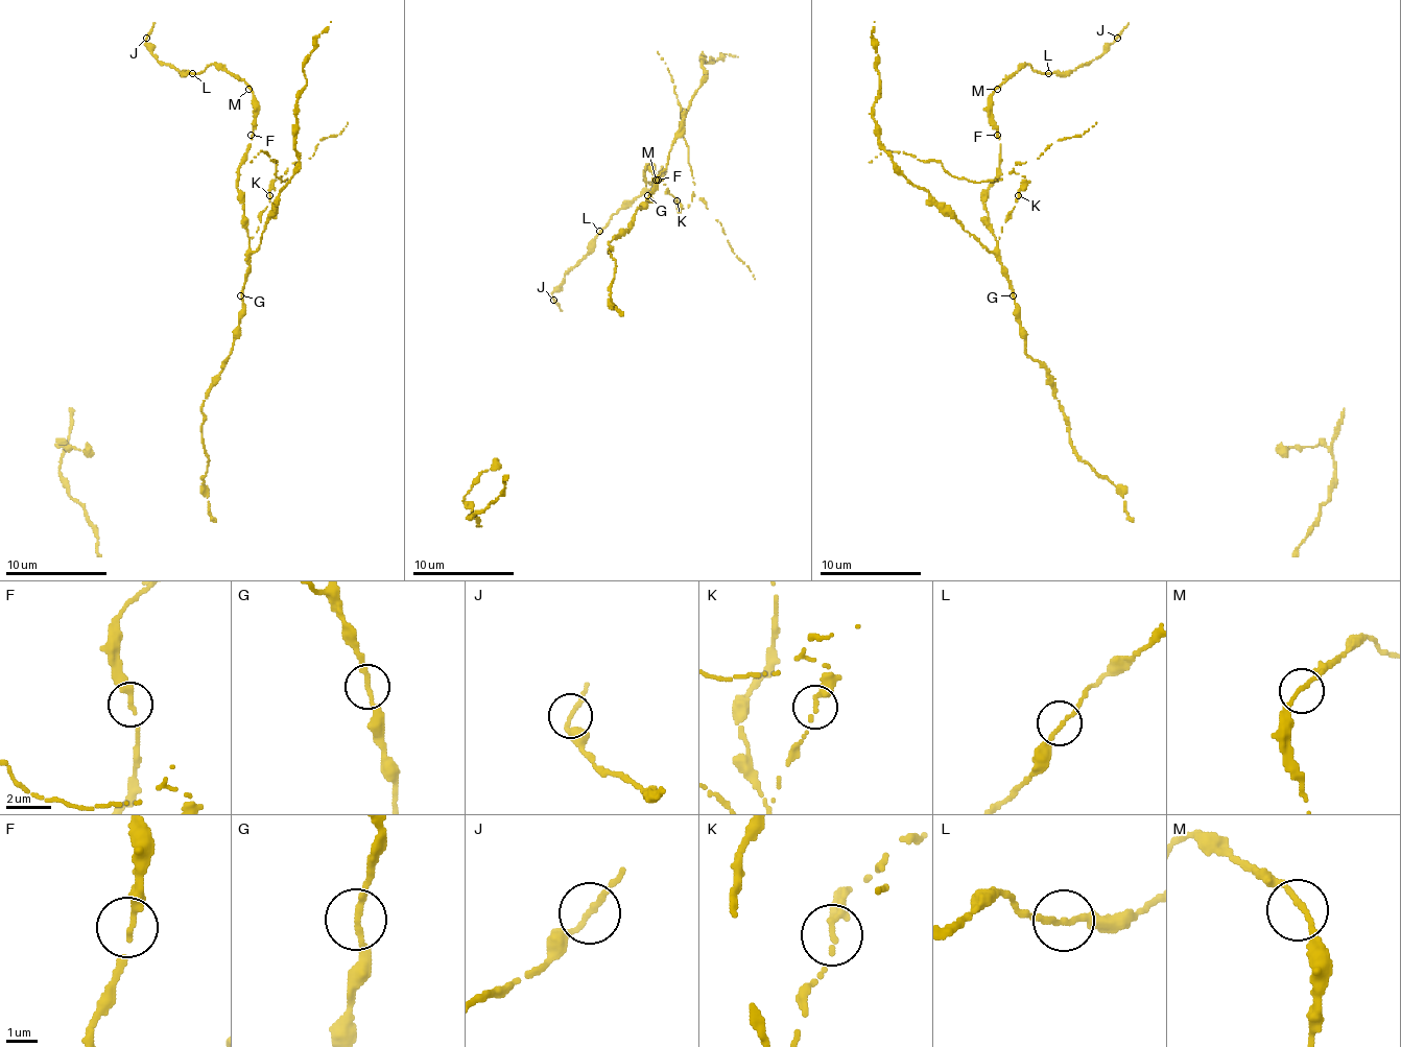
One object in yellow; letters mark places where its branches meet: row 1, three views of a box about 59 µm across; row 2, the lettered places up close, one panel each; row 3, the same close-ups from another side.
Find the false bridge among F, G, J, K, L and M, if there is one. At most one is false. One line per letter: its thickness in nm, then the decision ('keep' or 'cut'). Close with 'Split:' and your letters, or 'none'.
F: calibre 200 nm; keep
G: calibre 200 nm; keep
J: calibre 200 nm; keep
K: calibre 200 nm; cut
L: calibre 200 nm; keep
M: calibre 190 nm; keep
Split: K

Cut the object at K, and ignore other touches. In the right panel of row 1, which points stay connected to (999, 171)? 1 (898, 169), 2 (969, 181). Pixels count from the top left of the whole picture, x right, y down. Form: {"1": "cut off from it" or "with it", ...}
{"1": "with it", "2": "cut off from it"}

